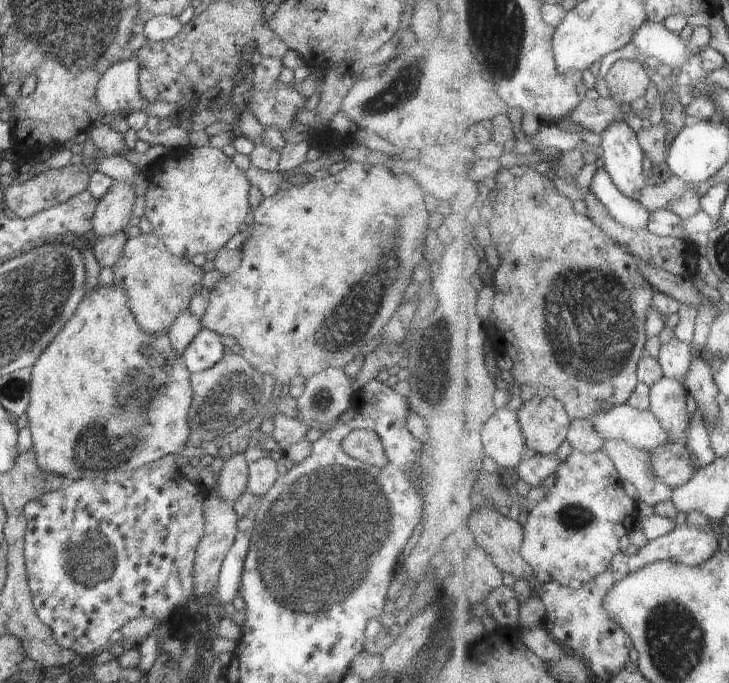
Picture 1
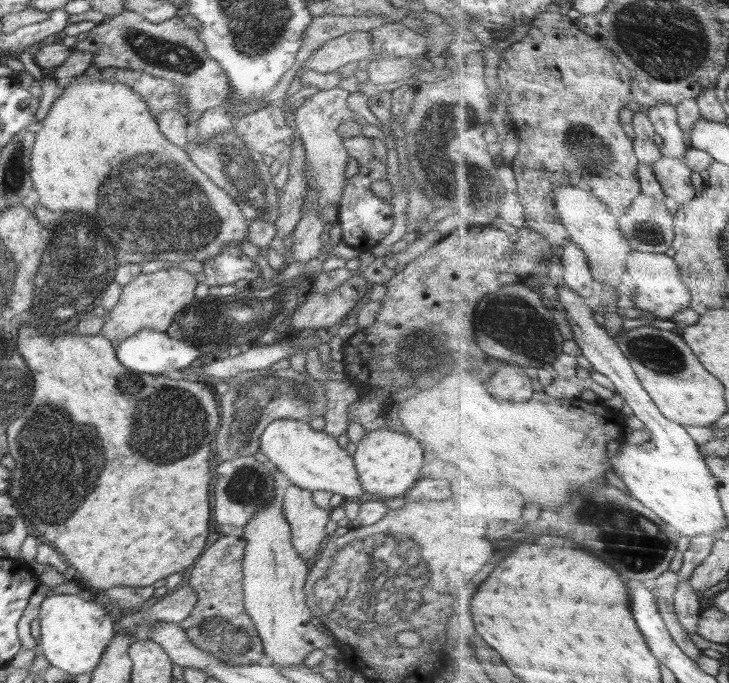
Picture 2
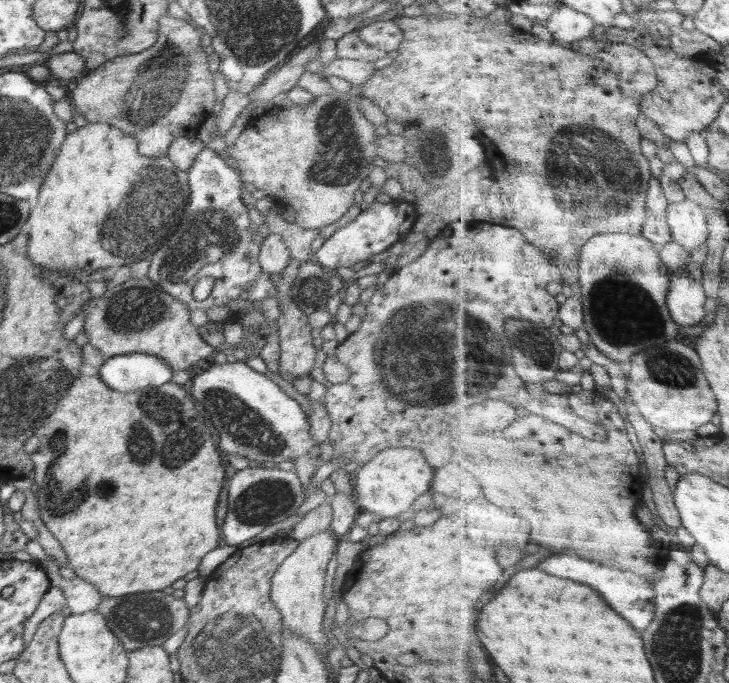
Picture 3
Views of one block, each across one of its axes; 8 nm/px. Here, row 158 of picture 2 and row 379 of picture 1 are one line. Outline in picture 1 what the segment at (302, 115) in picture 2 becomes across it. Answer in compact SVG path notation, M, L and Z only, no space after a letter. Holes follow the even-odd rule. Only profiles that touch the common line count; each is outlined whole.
M329 367L305 380L305 390L298 404L298 420L313 428L316 424L334 425L348 408L353 391L351 380L342 368Z

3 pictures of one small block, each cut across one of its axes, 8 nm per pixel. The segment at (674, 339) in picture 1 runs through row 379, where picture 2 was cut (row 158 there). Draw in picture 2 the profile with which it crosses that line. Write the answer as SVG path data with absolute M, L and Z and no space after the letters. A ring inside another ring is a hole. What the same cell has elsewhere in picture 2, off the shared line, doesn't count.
M658 104L646 111L656 126L658 134L665 141L663 155L684 160L692 146L687 134L680 127L677 107L672 104Z

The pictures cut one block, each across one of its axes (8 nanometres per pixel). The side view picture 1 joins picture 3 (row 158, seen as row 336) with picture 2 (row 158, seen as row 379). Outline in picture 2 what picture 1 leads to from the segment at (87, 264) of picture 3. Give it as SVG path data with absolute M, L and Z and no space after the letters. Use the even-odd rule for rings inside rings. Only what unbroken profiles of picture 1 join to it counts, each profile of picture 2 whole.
M86 75L78 76L68 87L63 90L60 89L56 100L52 103L42 122L44 127L35 134L35 143L31 153L30 176L34 189L40 197L37 202L42 205L42 208L46 208L46 210L50 210L56 215L64 212L82 212L82 214L86 212L86 216L90 218L90 224L94 224L98 228L98 232L106 236L110 242L106 246L106 264L112 271L116 271L124 263L140 264L142 266L148 261L183 262L194 260L203 262L217 256L226 243L236 241L236 243L241 244L242 240L248 236L248 222L245 220L240 208L234 203L234 200L216 186L213 180L208 178L208 175L199 170L190 161L188 154L183 149L170 143L160 133L159 126L155 122L154 116L150 114L146 102L130 86L118 82L106 82L103 79L94 80Z

